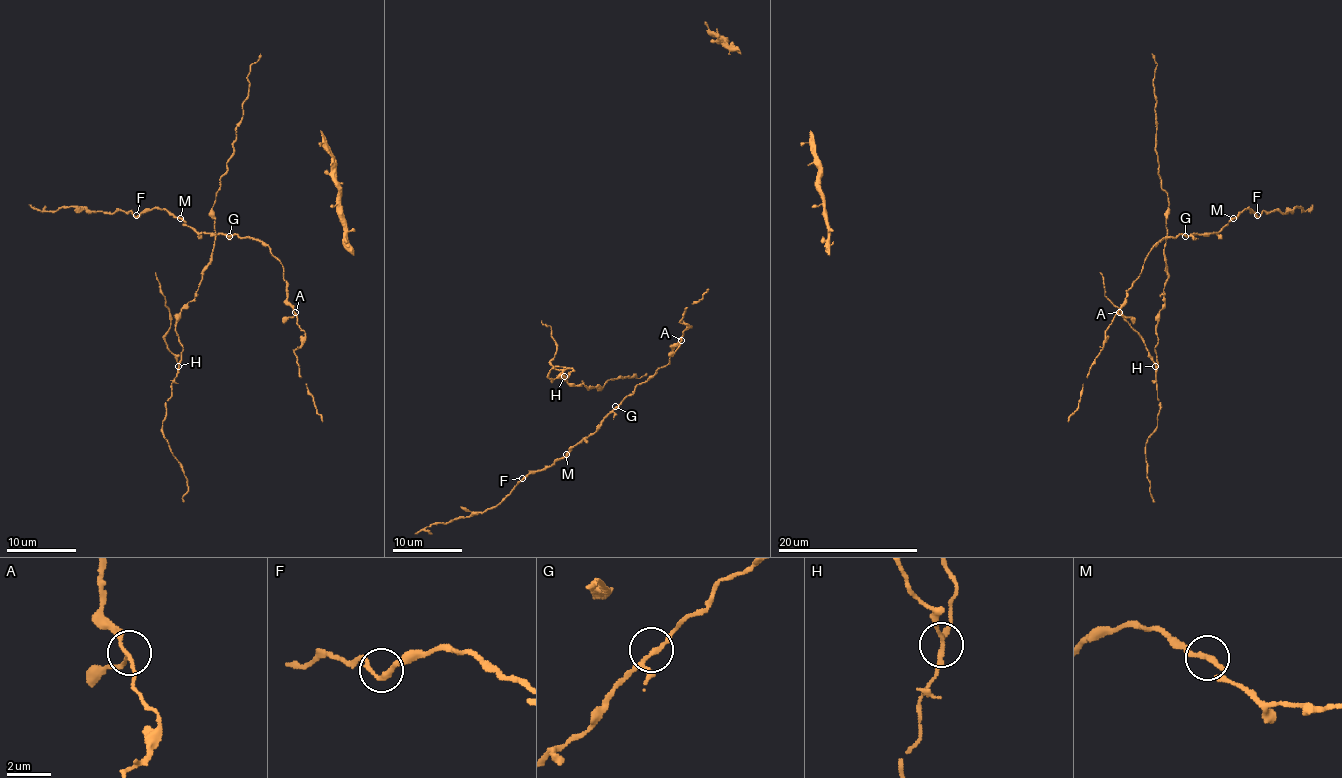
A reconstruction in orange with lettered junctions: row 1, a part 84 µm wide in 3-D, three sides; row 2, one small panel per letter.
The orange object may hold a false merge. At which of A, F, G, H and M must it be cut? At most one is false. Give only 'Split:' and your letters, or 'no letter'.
Split: H

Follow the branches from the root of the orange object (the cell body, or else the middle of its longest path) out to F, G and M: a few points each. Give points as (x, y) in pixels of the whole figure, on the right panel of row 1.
F: (1117, 312), (1157, 241), (1180, 234), (1219, 232), (1248, 208), (1257, 215)
G: (1117, 312), (1126, 300), (1126, 291), (1140, 274), (1150, 248), (1164, 237), (1185, 236)
M: (1117, 312), (1126, 300), (1126, 291), (1140, 274), (1145, 257), (1157, 241), (1180, 234), (1219, 232), (1233, 218)

